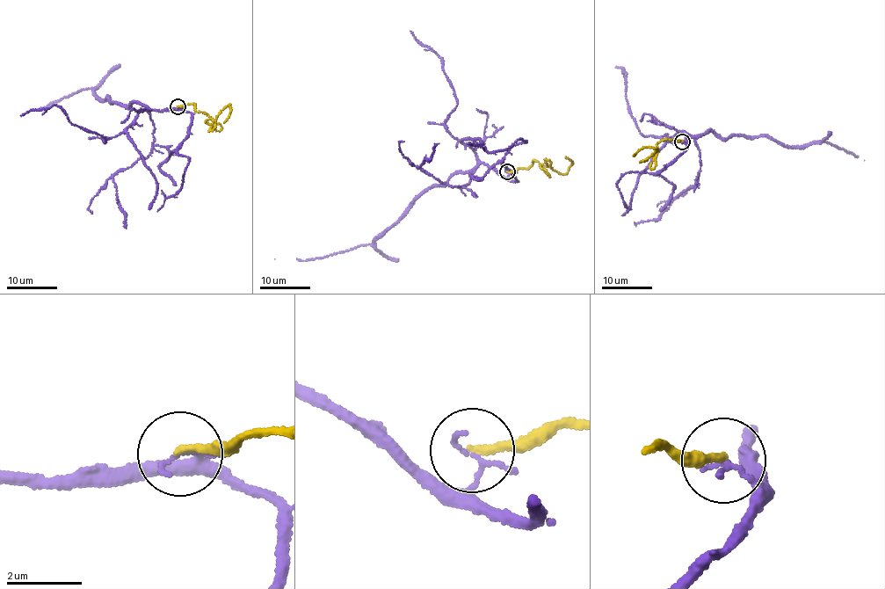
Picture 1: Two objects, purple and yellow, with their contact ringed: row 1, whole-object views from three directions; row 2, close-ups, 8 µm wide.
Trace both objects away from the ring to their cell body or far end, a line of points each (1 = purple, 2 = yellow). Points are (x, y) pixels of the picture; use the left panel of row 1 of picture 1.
1: (178, 106), (149, 110), (134, 102), (128, 107), (83, 89), (21, 116)
2: (177, 107), (192, 104), (211, 123), (206, 121), (214, 119), (228, 105), (224, 123)

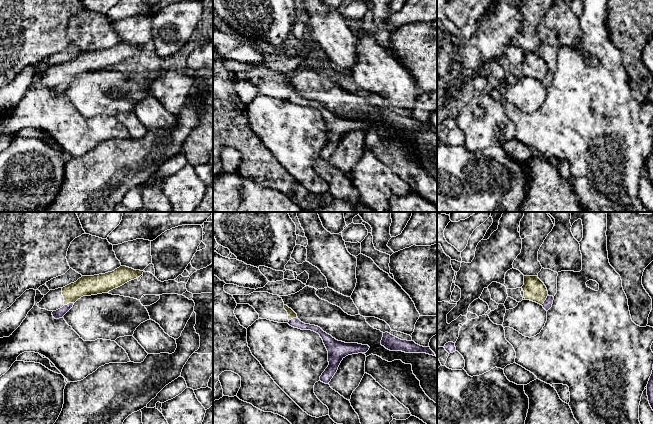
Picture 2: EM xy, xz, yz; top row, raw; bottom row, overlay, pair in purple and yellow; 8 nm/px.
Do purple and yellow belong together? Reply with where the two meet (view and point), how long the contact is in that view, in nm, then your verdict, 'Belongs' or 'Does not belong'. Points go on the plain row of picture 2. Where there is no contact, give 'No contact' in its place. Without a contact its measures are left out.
Touches purple at xy (69, 79). Shared border 80 nm. Does not belong

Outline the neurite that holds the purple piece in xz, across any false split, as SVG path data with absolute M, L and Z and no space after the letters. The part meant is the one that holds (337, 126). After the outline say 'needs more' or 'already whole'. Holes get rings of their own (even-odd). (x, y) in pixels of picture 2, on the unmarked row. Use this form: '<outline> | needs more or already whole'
M298 94L289 96L288 100L294 104L301 106L311 106L320 111L323 119L328 127L329 141L320 152L320 157L329 160L333 152L338 146L341 137L348 131L366 129L369 126L368 121L358 119L345 119L338 117L331 111L324 108L320 103L301 98Z | already whole

